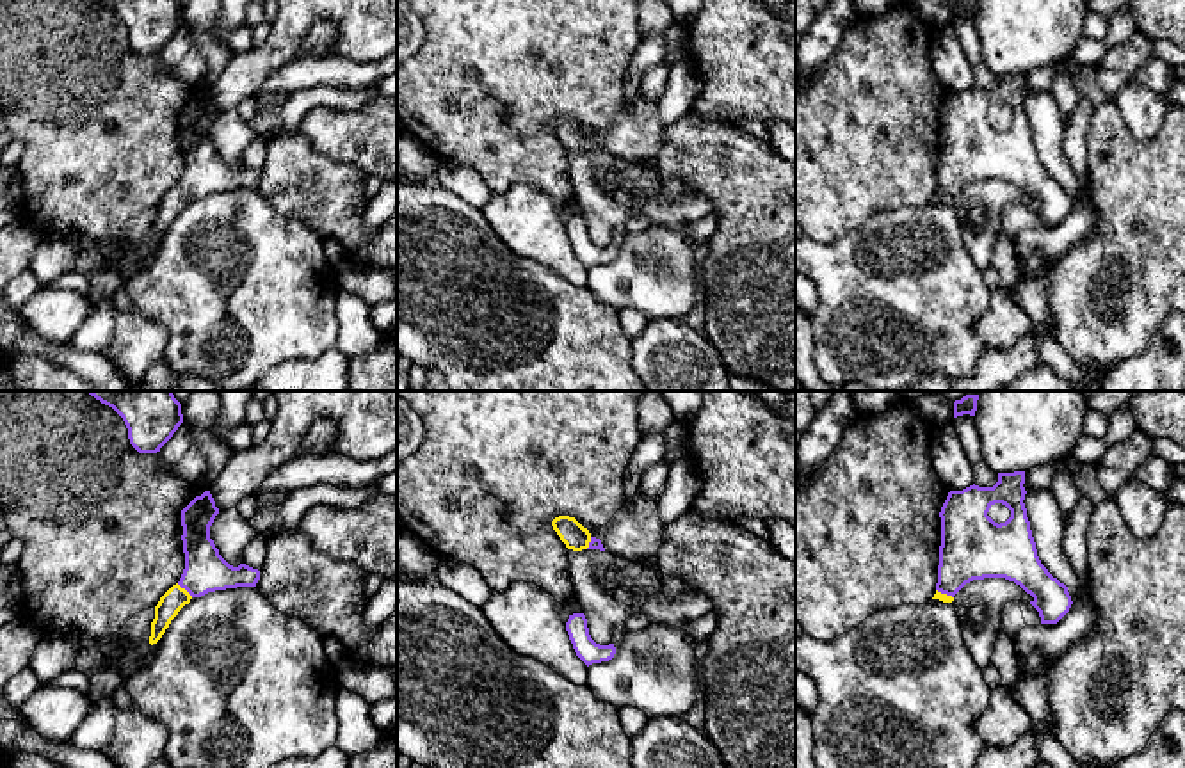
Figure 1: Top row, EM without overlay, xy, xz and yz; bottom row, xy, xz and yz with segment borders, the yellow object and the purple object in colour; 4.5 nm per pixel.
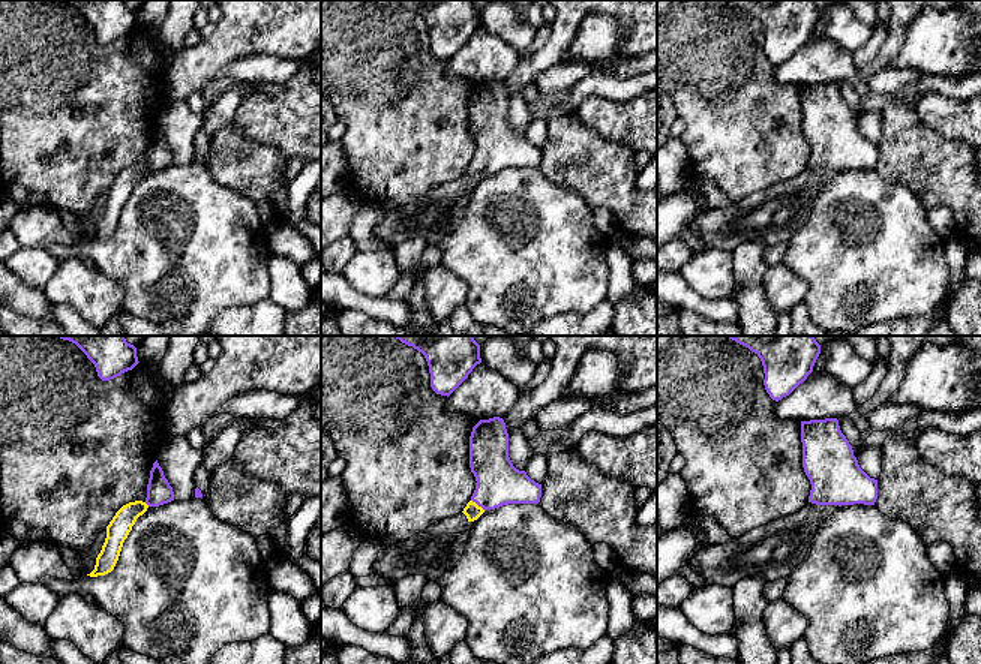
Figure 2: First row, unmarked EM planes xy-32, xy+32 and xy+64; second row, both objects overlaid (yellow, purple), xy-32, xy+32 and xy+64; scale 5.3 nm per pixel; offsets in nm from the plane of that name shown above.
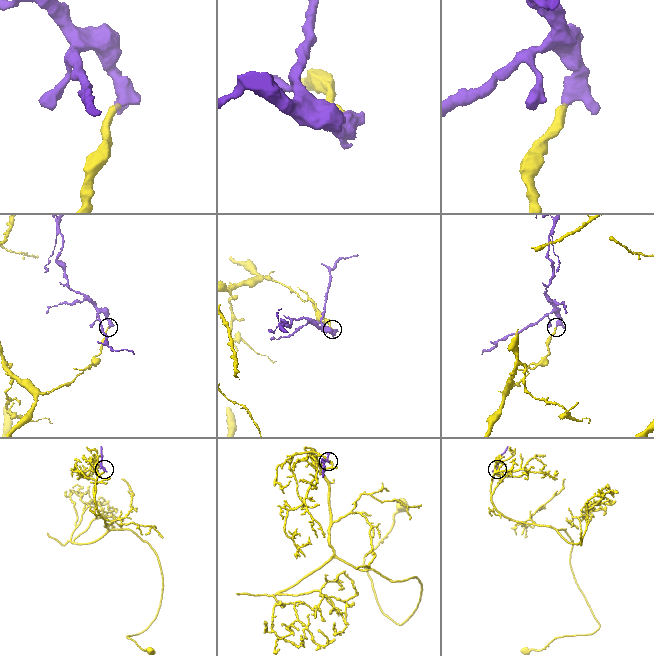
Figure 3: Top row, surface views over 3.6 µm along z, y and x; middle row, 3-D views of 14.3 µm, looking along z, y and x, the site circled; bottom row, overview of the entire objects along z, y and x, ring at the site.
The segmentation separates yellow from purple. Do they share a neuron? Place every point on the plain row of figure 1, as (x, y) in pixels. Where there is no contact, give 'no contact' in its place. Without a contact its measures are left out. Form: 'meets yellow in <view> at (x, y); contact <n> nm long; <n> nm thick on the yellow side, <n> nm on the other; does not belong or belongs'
meets yellow in xy at (184, 191); contact 100 nm long; 100 nm thick on the yellow side, 190 nm on the other; belongs

